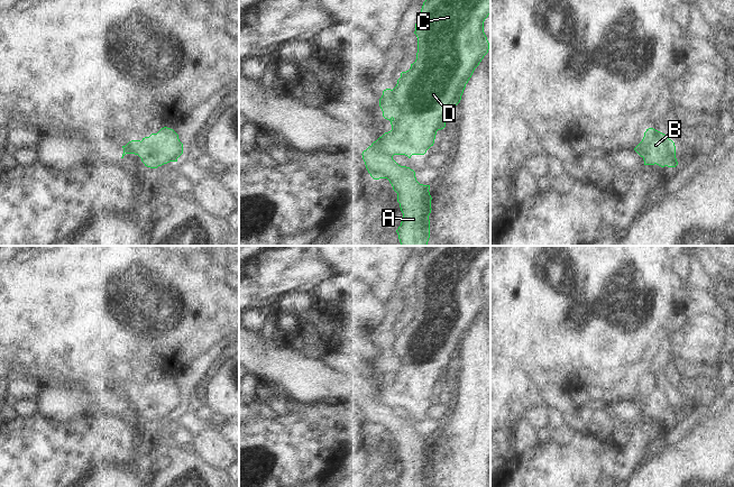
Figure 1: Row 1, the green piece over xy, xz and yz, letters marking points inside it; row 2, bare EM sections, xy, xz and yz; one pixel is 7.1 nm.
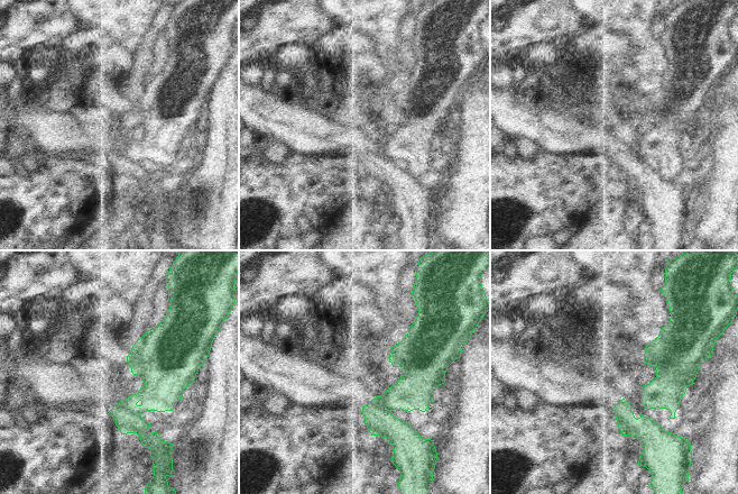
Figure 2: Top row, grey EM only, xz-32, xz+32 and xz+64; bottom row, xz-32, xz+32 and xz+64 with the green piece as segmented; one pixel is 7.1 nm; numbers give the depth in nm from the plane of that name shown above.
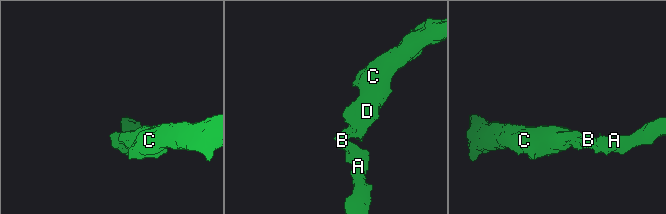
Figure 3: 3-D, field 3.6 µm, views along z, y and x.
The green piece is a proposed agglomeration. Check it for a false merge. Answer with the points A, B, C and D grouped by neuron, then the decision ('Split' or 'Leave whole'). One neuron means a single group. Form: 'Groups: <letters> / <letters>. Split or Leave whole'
Groups: A B / C D. Split

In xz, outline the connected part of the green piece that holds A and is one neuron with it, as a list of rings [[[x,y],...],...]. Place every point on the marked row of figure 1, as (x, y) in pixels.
[[[374,141],[363,151],[363,159],[366,168],[374,180],[387,178],[397,193],[397,202],[403,213],[403,221],[396,230],[401,246],[428,246],[430,238],[431,195],[430,185],[420,184],[416,181],[415,172],[406,166],[398,165],[393,156],[386,155],[377,141]]]

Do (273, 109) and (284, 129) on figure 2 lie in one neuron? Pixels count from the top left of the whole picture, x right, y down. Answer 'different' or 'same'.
same

